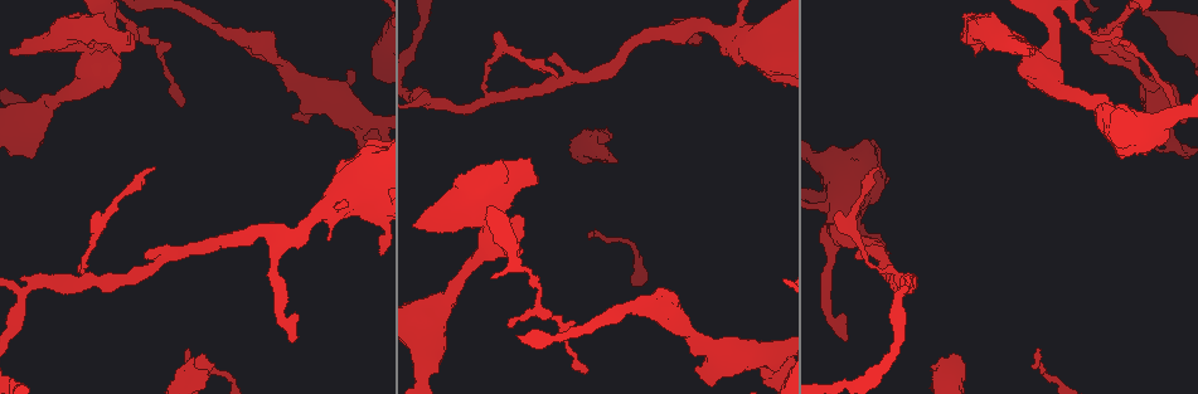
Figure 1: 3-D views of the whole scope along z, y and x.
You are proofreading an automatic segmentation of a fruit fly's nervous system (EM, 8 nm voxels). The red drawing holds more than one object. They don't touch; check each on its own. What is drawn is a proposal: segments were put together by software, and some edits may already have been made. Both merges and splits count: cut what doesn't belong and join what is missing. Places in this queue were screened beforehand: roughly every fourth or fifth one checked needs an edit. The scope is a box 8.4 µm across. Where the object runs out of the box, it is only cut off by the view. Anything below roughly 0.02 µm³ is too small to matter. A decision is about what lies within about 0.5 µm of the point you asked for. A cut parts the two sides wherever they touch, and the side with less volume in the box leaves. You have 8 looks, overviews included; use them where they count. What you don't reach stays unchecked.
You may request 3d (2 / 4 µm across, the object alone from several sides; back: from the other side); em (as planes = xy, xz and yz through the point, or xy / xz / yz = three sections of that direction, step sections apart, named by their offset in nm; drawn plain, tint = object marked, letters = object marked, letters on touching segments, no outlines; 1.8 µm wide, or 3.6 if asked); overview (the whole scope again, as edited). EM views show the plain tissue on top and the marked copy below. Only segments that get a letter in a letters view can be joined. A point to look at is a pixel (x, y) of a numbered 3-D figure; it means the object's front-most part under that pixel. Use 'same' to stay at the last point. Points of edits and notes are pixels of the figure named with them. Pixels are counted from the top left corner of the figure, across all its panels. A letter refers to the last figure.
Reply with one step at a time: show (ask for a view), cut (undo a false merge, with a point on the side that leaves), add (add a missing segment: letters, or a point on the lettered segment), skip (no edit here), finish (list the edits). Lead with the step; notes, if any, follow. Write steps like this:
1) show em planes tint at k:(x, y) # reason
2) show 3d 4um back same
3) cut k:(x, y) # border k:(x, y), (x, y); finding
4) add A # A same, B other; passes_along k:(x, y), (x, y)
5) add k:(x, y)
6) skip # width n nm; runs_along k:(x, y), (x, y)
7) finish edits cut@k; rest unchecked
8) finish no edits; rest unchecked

show 3d 4um at 1:(843, 204) # thin arm on a thick one

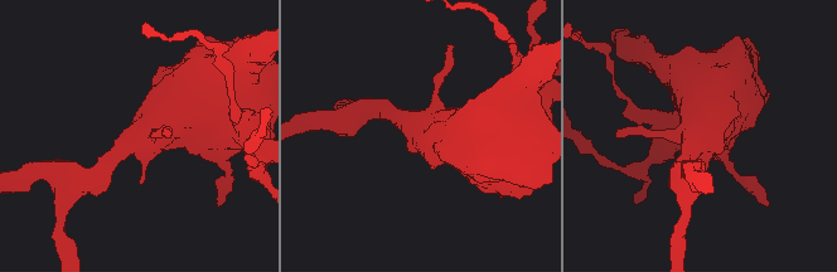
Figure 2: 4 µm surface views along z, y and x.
show em 3.6um planes tint at 2:(144, 135)

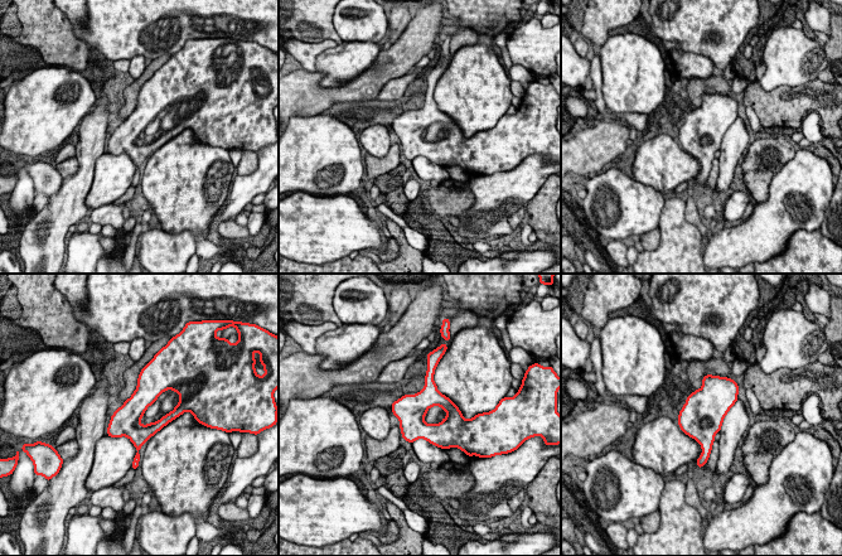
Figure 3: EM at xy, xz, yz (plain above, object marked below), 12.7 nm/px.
show em 3.6um planes letters same # see the neighbours

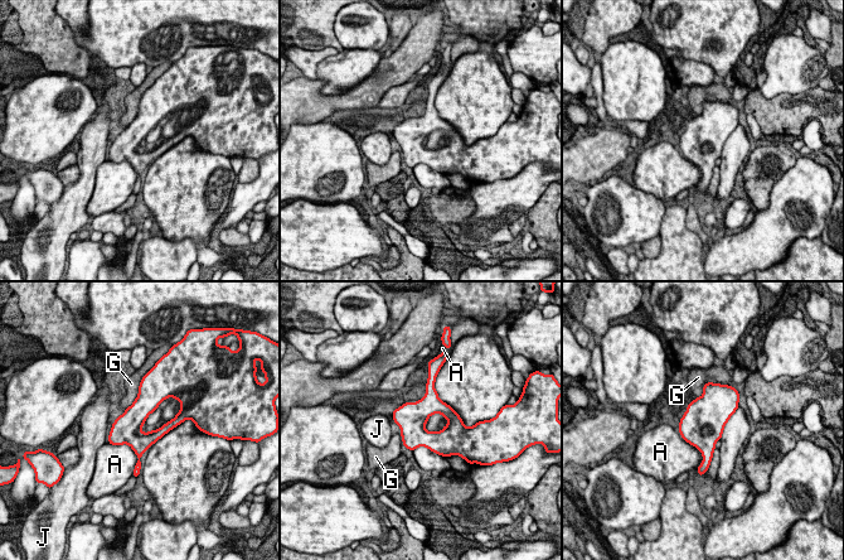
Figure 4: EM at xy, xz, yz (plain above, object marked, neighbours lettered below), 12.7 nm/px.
skip # A other, G other, J other; border 4:(726, 385), (707, 382), (697, 397); all the same neuron

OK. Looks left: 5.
show em 3.6um planes letters at 1:(845, 340) # branch stops here

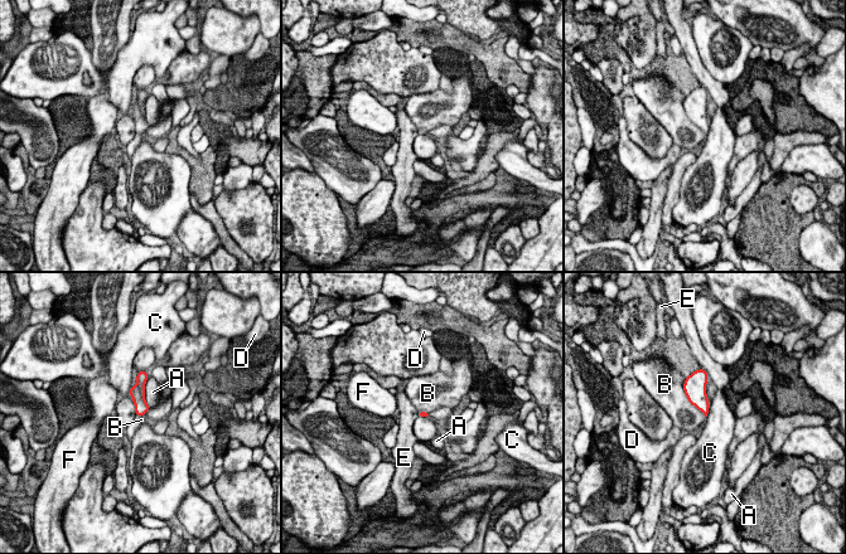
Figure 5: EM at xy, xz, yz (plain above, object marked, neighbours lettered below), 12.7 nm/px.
skip # longest_contact B 550 nm; A other, B other, C other, D other, E other, F other; border 5:(685, 378), (686, 398), (705, 416); none of them fits

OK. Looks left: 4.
show em xy step 16 letters at 1:(152, 167)

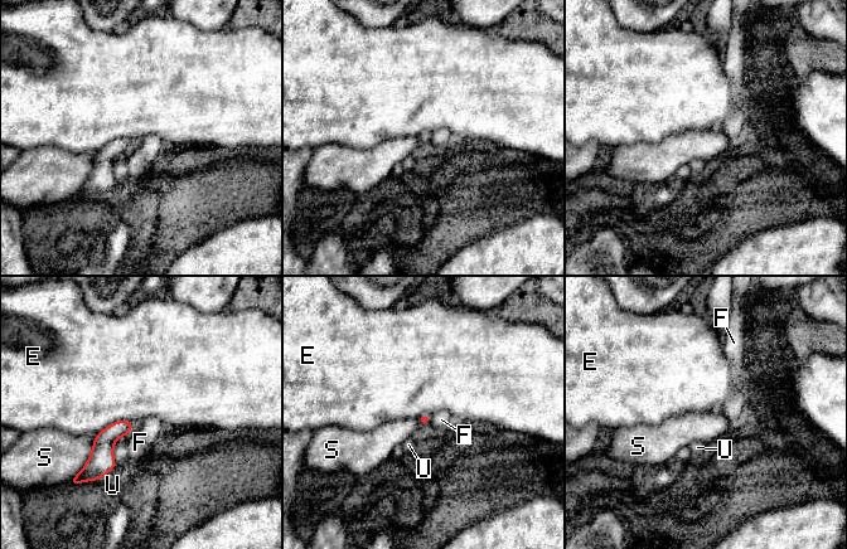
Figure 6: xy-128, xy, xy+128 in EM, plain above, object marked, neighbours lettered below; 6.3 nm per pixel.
skip # E other, F other, S other, U other; border 6:(135, 424), (115, 421), (97, 435); none of them fits

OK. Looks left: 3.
show em 3.6um xy step 16 tint at 1:(1116, 51) # branch point

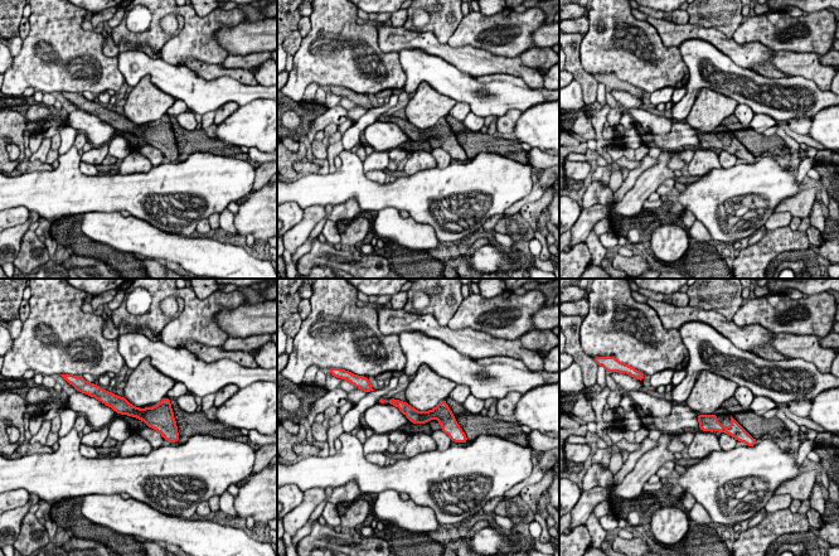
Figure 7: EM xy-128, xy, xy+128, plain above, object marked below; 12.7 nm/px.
show em 3.6um xy step 16 letters same

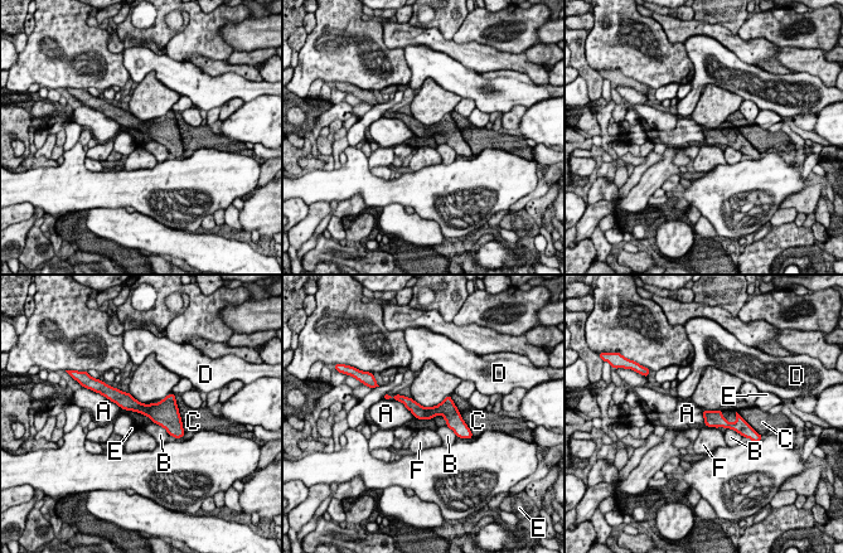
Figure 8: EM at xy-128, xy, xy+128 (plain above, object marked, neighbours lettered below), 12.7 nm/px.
skip # A other, B other, C other, D other, E other, F other; border 8:(383, 398), (398, 399), (415, 416); one neuron here

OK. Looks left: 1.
finish no edits; rest unchecked

